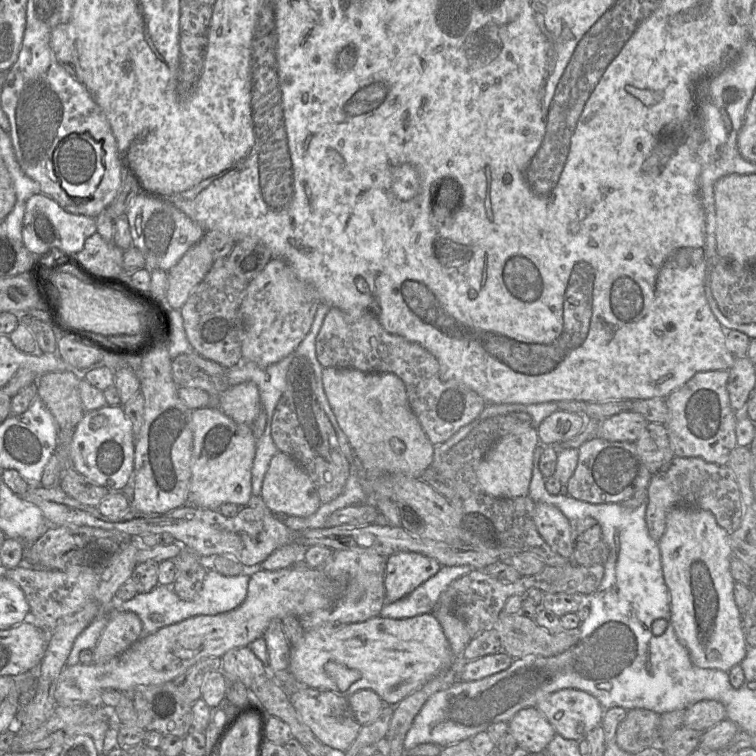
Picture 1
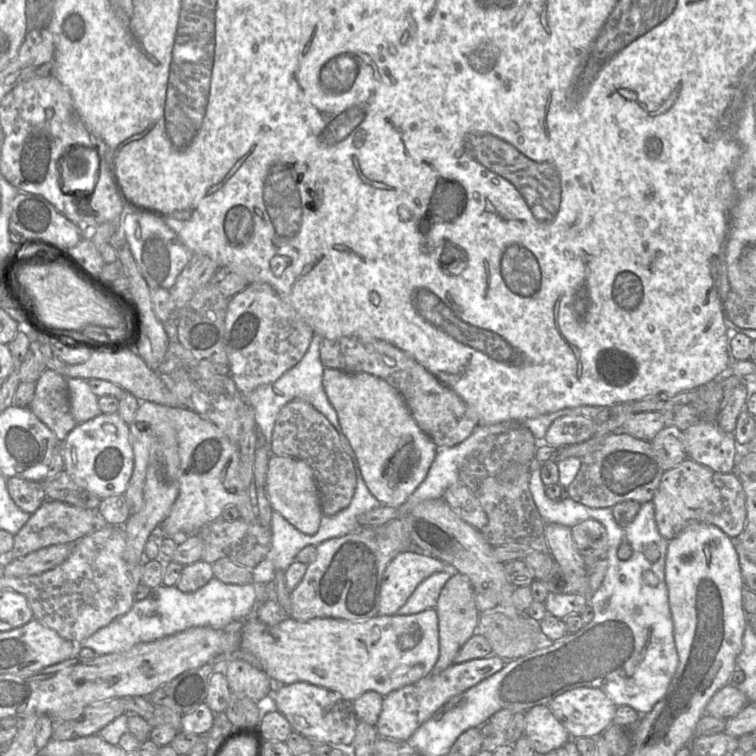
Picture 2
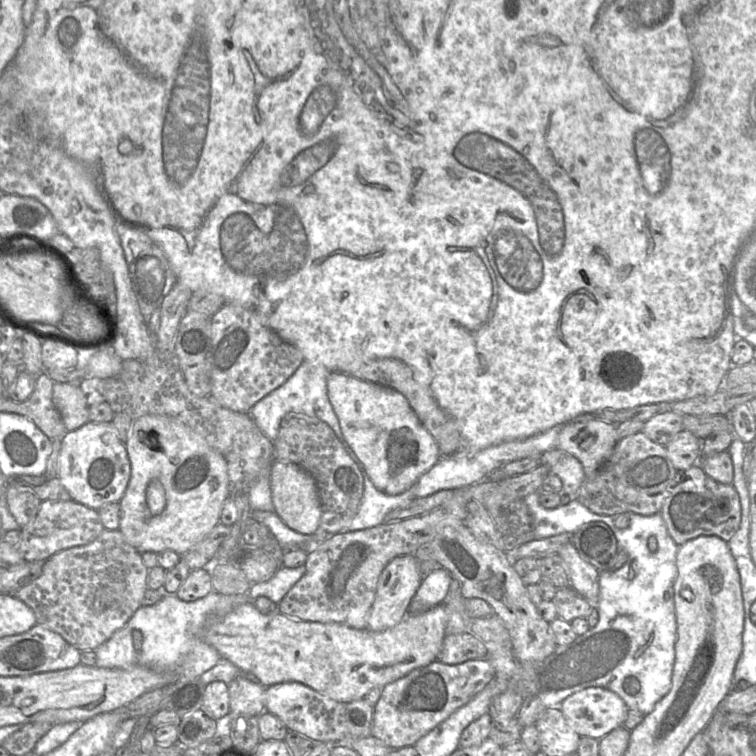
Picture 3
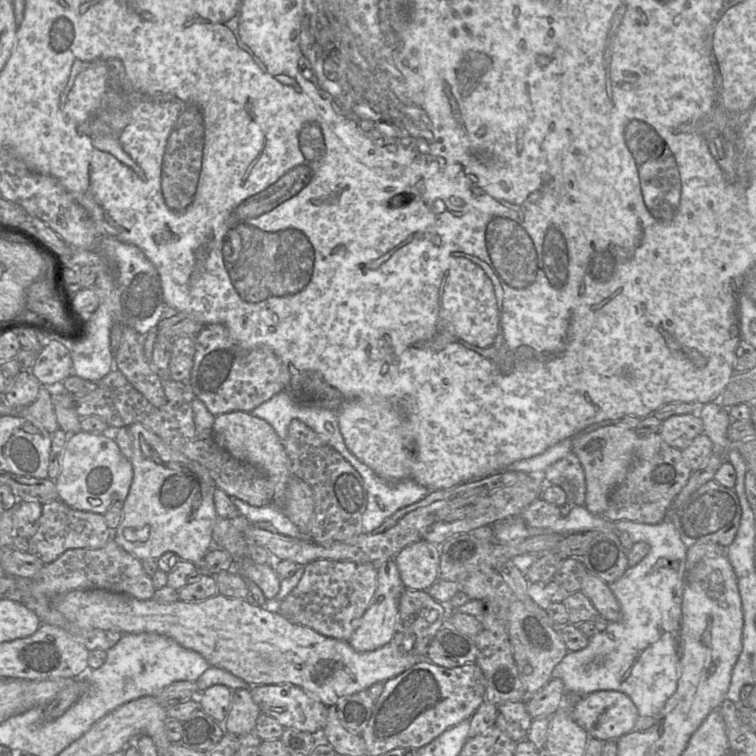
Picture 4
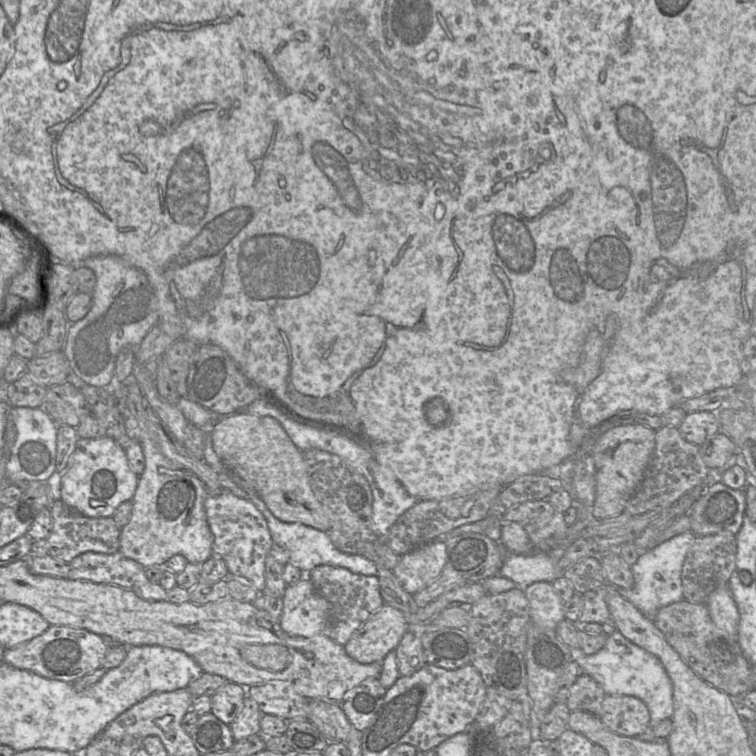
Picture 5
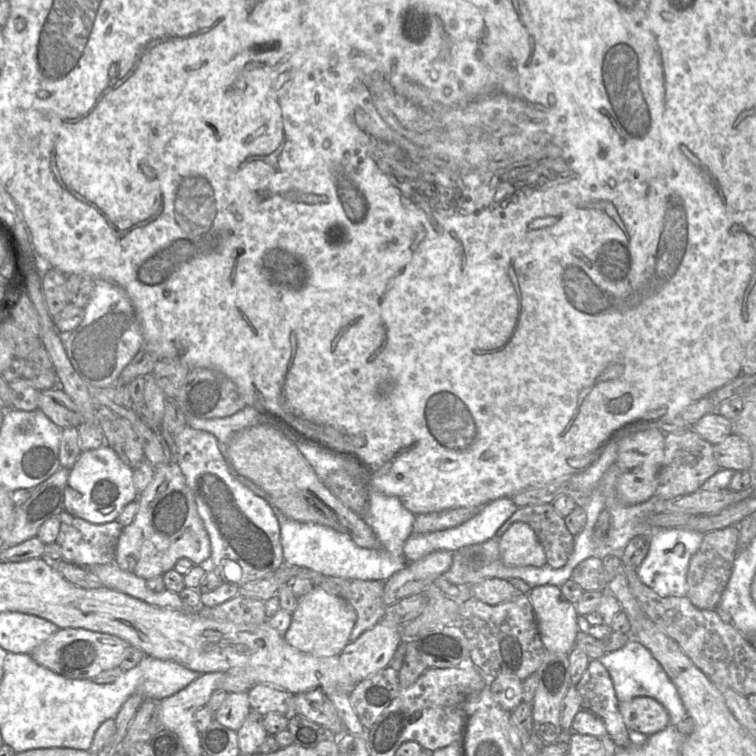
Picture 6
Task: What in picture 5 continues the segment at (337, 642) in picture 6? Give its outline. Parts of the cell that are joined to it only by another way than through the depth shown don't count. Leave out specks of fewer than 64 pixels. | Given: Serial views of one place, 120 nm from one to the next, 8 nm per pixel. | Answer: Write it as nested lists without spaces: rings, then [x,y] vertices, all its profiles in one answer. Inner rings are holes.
[[[308,579],[286,587],[280,625],[291,636],[312,637],[326,633],[330,605]]]

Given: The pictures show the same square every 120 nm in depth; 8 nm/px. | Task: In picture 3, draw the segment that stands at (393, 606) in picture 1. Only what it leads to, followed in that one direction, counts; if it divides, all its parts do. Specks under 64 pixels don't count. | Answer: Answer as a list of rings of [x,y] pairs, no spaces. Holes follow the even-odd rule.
[[[436,569],[423,577],[410,603],[408,613],[418,614],[442,604],[448,595],[450,585],[451,575],[445,569]]]

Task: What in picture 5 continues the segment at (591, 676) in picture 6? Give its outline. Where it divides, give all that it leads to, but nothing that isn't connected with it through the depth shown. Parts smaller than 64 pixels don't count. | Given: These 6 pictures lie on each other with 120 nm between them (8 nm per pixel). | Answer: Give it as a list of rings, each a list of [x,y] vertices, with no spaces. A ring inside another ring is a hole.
[[[581,673],[572,687],[565,701],[572,711],[586,711],[598,716],[606,693],[590,675]]]

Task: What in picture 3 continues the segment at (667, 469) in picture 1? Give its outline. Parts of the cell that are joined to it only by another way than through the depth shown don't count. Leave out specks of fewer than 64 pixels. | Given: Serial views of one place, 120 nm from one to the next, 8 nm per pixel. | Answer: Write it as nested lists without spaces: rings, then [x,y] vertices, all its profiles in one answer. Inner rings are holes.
[[[694,464],[689,469],[678,470],[669,484],[660,511],[668,533],[677,545],[681,545],[698,536],[718,536],[728,542],[735,535],[741,523],[741,505],[739,494],[732,484],[722,484],[708,476],[700,464]]]

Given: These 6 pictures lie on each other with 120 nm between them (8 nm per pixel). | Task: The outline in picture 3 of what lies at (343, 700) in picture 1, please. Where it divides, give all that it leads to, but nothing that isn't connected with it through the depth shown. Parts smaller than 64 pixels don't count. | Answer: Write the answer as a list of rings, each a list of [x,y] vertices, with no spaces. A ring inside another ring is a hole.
[[[290,681],[265,688],[264,707],[288,728],[314,742],[339,743],[347,736],[345,704],[333,700],[301,682]]]

